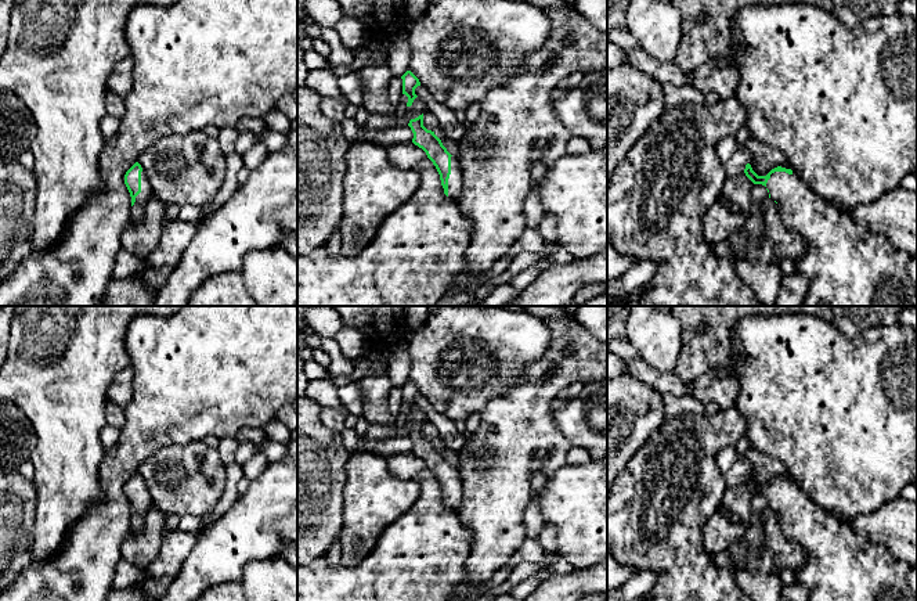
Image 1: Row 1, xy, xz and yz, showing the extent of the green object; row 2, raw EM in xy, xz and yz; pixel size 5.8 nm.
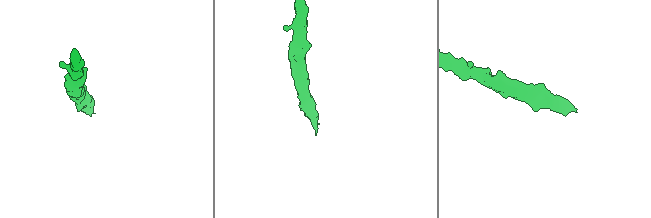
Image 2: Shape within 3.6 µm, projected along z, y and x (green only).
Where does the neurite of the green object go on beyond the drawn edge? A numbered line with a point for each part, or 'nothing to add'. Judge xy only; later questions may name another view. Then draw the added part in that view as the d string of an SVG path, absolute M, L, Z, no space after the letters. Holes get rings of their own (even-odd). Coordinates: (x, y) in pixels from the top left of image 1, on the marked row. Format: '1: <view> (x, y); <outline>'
1: xy (137, 211); M141 172L141 192L136 197L136 202L130 209L130 219L138 222L145 212L148 201L154 197L152 190L148 184L145 172Z

